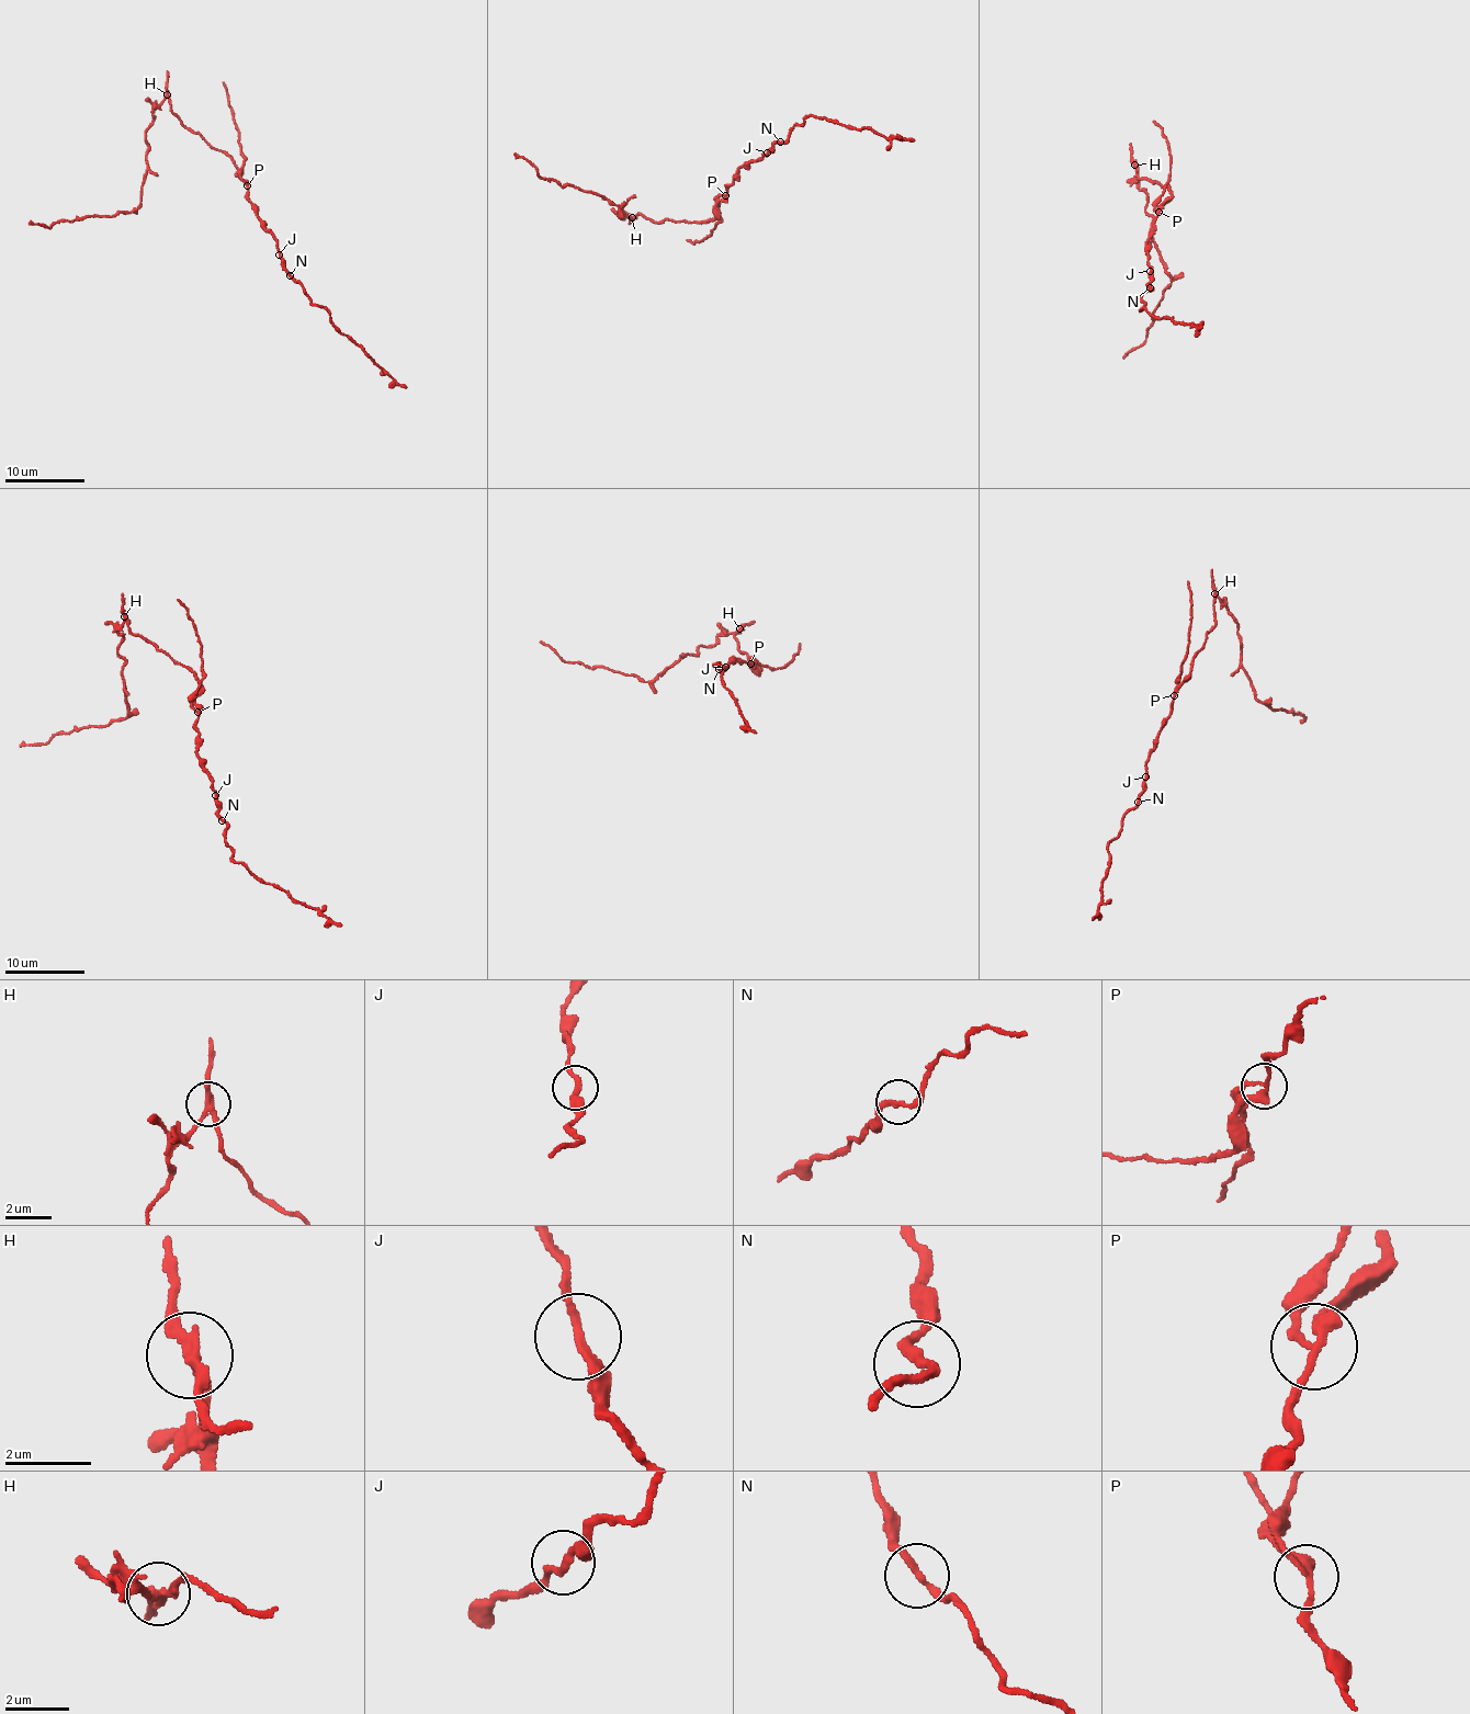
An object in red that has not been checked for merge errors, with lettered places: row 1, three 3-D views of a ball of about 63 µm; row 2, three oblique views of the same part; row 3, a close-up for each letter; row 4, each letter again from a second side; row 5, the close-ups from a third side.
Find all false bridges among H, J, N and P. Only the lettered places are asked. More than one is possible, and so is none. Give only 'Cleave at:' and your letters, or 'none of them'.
Cleave at: H, P

